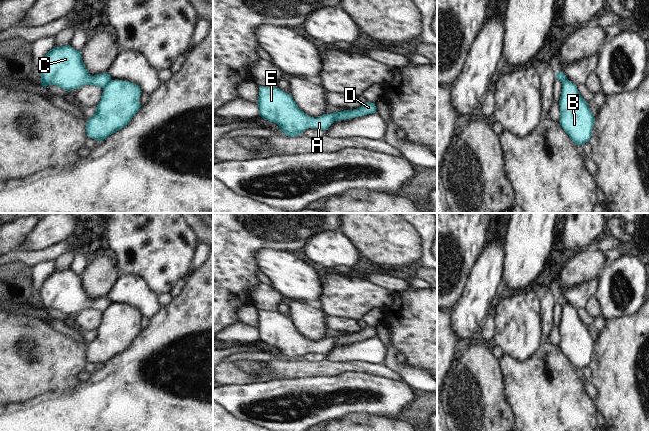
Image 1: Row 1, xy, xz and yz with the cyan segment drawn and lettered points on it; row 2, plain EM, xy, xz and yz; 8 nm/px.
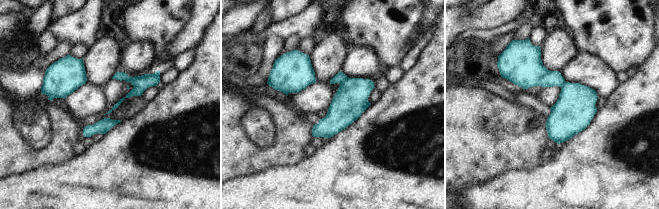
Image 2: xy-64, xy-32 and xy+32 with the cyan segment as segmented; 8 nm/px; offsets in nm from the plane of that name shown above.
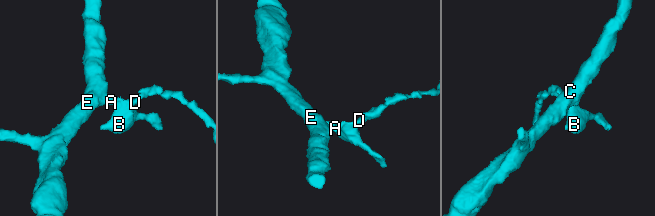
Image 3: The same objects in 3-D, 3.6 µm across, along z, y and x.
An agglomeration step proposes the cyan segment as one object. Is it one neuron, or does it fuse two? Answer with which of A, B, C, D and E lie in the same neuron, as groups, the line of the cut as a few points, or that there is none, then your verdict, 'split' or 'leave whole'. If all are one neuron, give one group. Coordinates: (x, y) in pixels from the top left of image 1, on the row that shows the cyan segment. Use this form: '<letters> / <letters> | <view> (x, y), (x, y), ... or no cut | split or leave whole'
A C E / B D | xz (339, 112), (334, 120) | split

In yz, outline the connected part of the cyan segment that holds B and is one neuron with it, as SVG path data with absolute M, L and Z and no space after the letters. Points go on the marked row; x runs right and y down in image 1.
M569 80L562 82L559 100L559 123L576 145L583 145L591 138L595 117L577 86Z

